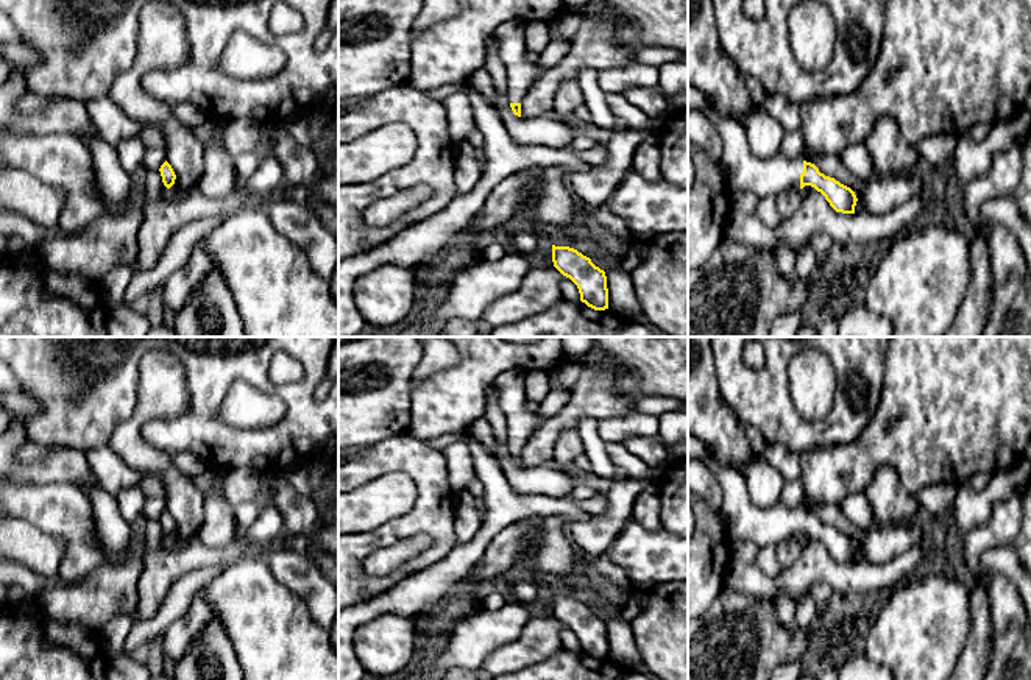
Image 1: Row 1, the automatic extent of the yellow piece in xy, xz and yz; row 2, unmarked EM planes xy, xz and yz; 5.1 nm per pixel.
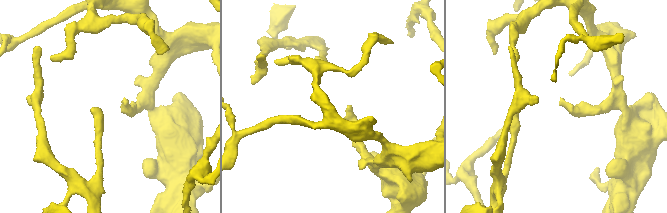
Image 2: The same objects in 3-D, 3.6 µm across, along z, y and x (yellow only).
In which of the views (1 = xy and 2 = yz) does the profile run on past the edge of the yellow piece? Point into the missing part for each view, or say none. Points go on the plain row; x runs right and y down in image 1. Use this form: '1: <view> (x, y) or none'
1: none
2: yz (741, 520)

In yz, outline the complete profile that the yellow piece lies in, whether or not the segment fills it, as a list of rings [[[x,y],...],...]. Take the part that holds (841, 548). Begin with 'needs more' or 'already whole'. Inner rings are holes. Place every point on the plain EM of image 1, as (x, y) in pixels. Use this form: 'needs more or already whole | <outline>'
needs more | [[[714,459],[702,463],[721,483],[721,516],[730,541],[753,541],[761,547],[771,543],[778,544],[789,537],[803,538],[811,535],[825,546],[836,561],[855,563],[858,547],[850,537],[825,526],[814,513],[802,507],[788,508],[778,504],[769,508],[758,508],[752,504],[742,477],[733,466],[719,463]]]

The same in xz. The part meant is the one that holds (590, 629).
already whole | [[[552,594],[554,616],[569,627],[579,638],[580,650],[594,660],[608,658],[608,638],[605,621],[590,607],[569,596]]]

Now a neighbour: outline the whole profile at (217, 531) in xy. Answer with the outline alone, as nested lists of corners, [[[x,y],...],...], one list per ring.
[[[206,466],[215,480],[217,488],[204,494],[204,521],[197,538],[207,547],[221,549],[234,541],[237,519],[234,516],[234,502],[226,491],[226,477],[231,473],[225,468]]]

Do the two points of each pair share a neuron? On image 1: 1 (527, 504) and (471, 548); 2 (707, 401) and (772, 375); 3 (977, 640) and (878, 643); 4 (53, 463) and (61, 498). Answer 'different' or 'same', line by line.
1: same
2: different
3: different
4: different

